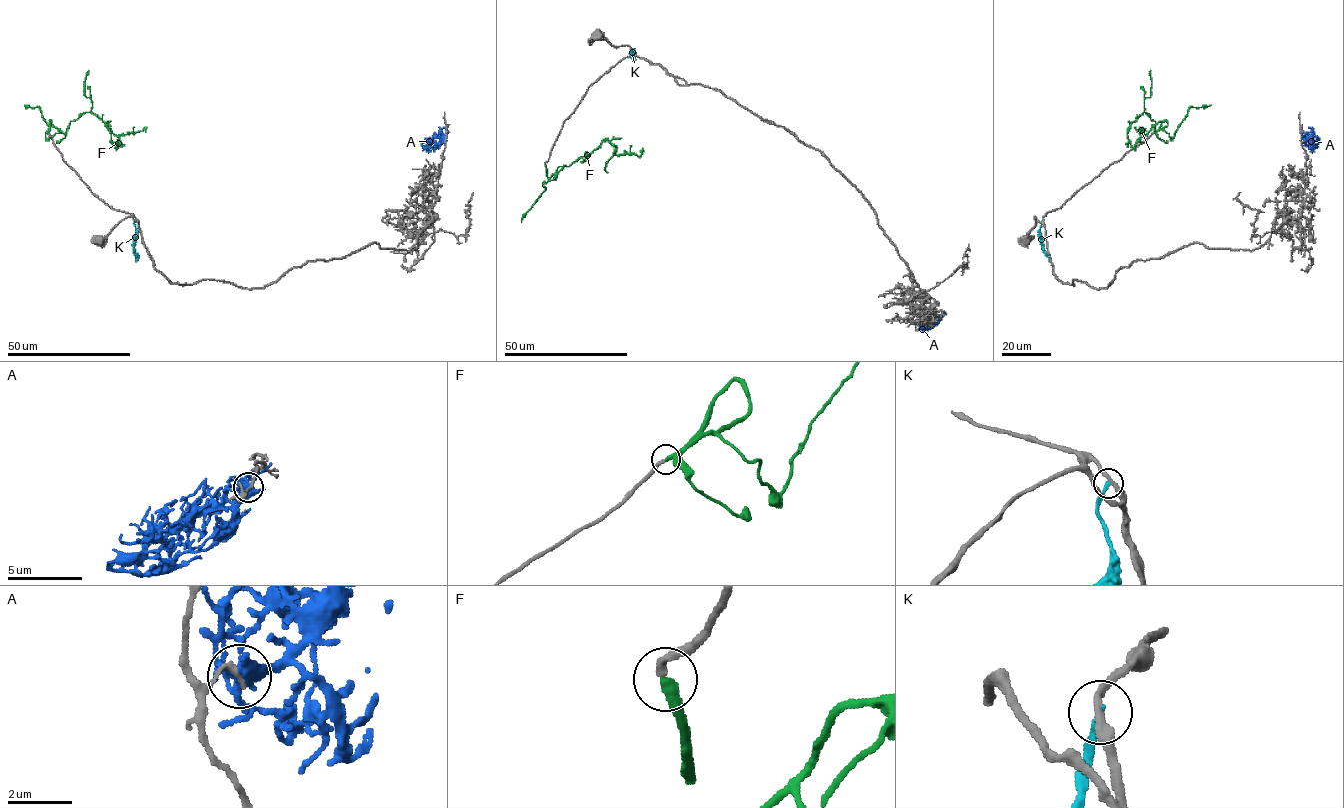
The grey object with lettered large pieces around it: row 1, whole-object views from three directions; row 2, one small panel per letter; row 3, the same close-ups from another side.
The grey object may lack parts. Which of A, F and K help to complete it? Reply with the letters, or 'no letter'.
F

